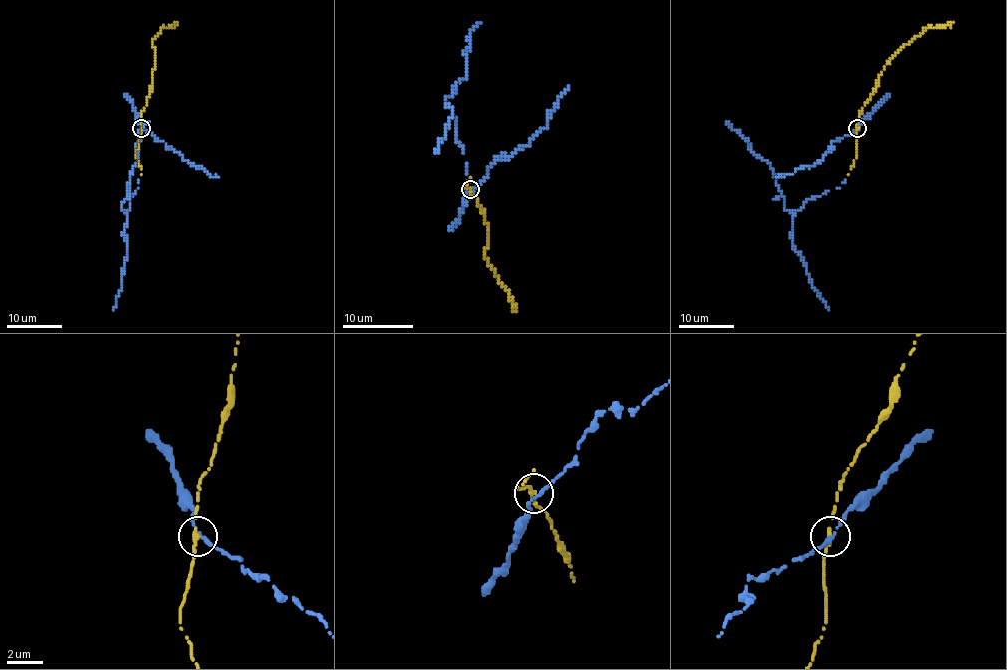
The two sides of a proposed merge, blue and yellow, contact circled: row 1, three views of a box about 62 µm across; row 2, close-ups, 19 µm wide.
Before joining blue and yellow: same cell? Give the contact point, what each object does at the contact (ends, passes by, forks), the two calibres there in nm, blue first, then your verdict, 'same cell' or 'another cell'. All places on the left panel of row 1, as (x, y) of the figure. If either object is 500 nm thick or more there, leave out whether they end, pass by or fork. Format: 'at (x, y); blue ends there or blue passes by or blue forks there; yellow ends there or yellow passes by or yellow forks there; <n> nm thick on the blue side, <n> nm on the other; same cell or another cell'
at (141, 128); blue passes by; yellow passes by; 200 nm thick on the blue side, 240 nm on the other; same cell

